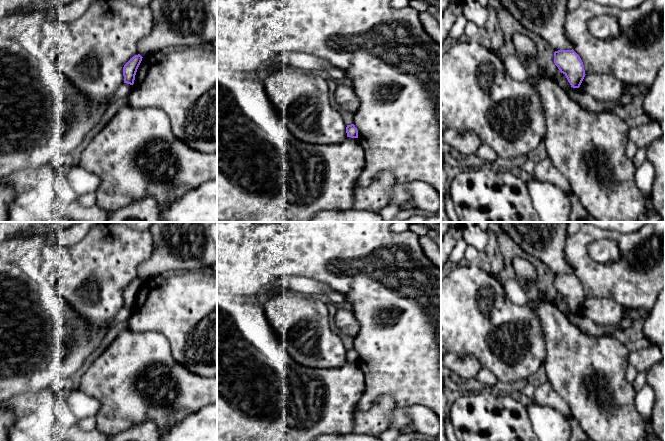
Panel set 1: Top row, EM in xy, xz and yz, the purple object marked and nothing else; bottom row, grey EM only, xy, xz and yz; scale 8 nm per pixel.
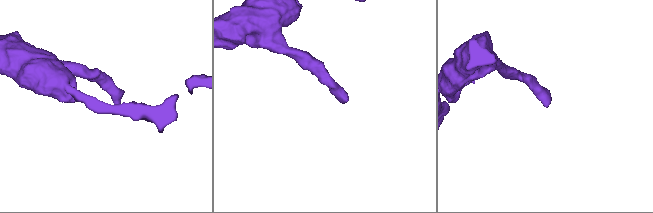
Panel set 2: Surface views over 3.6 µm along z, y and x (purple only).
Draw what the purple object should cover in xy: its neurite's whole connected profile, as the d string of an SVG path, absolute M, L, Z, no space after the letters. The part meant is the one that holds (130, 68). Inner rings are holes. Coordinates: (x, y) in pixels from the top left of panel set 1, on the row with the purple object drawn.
M140 54L133 56L123 67L124 83L133 85L137 69L142 61Z

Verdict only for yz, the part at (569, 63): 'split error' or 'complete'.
complete

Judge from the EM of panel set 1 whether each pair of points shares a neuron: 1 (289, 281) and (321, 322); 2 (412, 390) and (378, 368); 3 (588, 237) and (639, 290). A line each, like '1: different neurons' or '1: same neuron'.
1: different neurons
2: same neuron
3: same neuron

